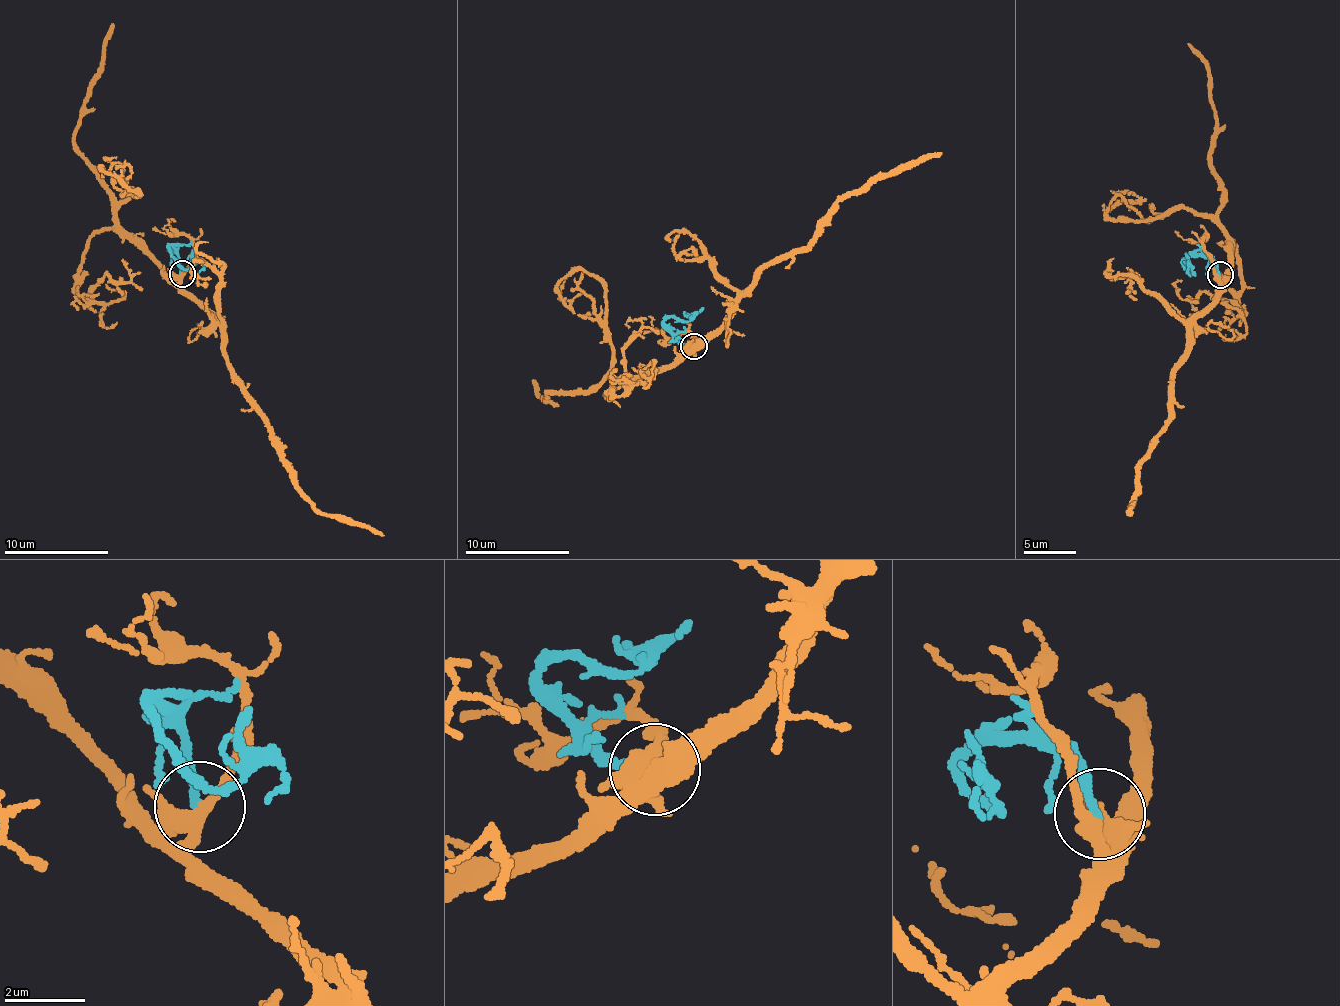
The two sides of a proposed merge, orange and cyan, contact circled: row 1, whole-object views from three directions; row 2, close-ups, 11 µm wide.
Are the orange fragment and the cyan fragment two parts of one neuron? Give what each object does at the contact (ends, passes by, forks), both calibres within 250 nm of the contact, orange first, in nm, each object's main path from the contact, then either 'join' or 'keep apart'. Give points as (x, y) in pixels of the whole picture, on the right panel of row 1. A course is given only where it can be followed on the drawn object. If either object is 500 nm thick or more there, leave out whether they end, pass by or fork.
orange passes by; cyan ends there; 320 nm thick on the orange side, 200 nm on the other; orange runs (1219, 276), (1219, 292), (1190, 330), (1190, 353), (1178, 368), (1168, 422), (1143, 460), (1140, 492), (1129, 515); cyan runs (1219, 274), (1209, 257), (1188, 258), (1183, 263), (1195, 273), (1188, 267), (1189, 276); join

